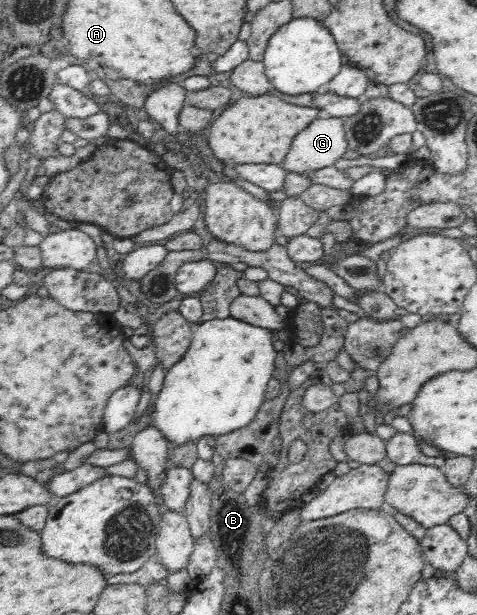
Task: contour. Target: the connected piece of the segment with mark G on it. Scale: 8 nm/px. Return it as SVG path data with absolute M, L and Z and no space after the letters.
M316 119L298 133L281 165L286 172L308 175L334 166L348 149L344 119Z

